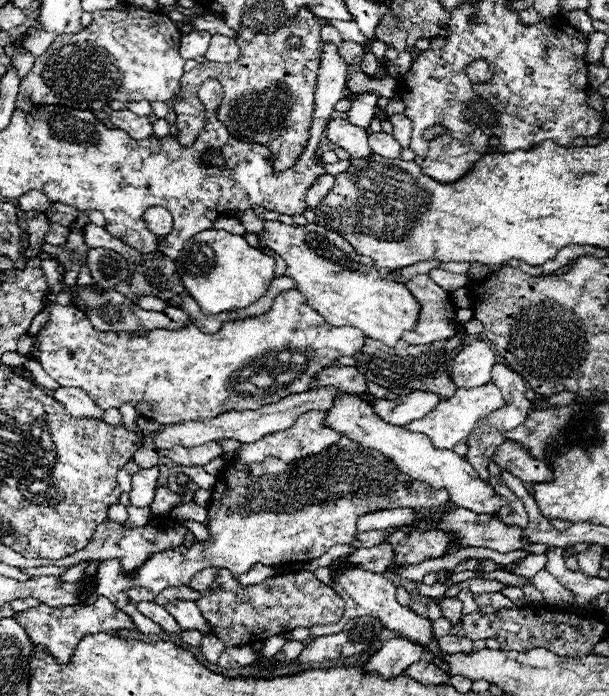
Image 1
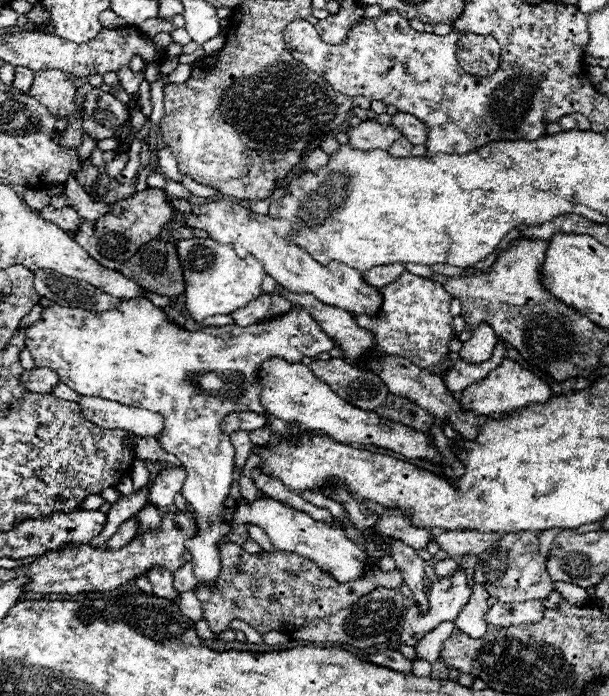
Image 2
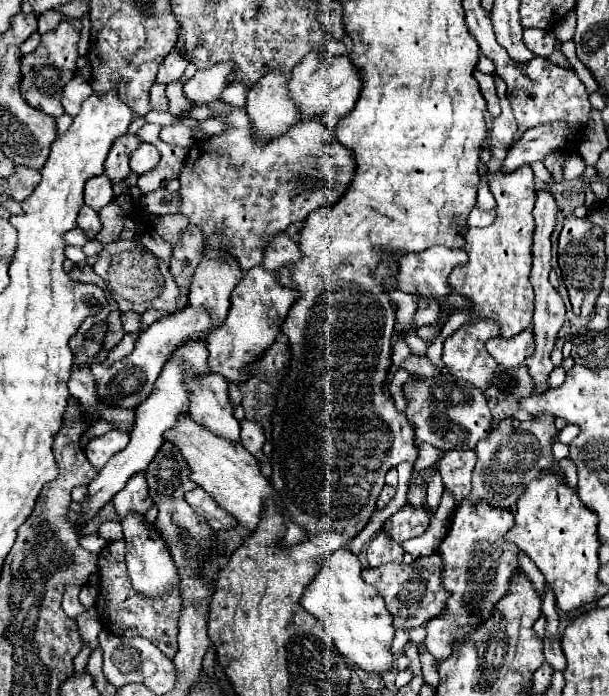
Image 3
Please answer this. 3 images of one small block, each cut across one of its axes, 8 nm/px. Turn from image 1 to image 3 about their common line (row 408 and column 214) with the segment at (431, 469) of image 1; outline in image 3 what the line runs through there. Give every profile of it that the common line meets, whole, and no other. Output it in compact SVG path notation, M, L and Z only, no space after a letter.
M256 266L248 272L244 272L244 278L240 284L232 290L230 296L230 310L222 326L218 330L212 330L206 336L206 348L208 348L208 366L212 374L220 374L230 384L244 384L246 378L246 366L274 342L274 338L280 332L280 326L290 310L290 306L296 300L296 290L288 290L278 286L272 272L264 270L262 266Z

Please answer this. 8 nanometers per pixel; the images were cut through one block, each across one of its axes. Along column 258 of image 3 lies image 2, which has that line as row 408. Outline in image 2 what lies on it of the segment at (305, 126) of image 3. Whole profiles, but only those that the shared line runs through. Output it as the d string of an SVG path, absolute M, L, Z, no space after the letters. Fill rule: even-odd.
M134 298L124 300L118 308L108 312L52 304L44 308L42 318L26 330L26 348L32 352L38 368L56 370L60 382L78 394L94 394L114 402L126 402L126 406L142 406L164 416L164 430L158 442L184 464L188 476L182 486L182 496L192 506L196 518L196 534L184 544L192 554L198 582L214 588L222 568L218 542L230 532L222 508L228 498L234 468L234 448L228 434L220 430L220 422L230 412L266 412L260 404L262 386L256 376L260 362L274 356L300 362L304 356L314 358L330 352L334 344L306 310L292 308L290 314L282 318L272 318L270 322L248 328L234 324L190 332L170 324L164 312L150 300ZM202 370L230 370L230 374L204 372L220 380L216 388L208 390L198 382L200 376L204 376ZM230 382L246 382L246 388L242 388L246 406L230 398Z

